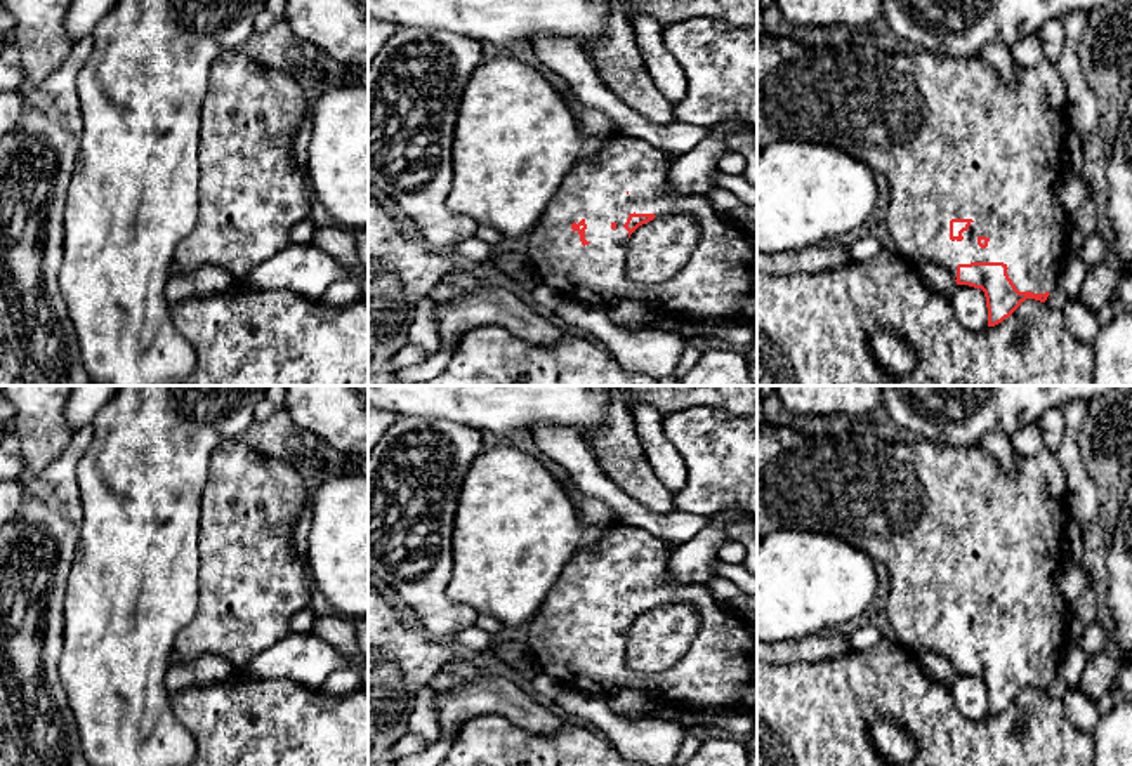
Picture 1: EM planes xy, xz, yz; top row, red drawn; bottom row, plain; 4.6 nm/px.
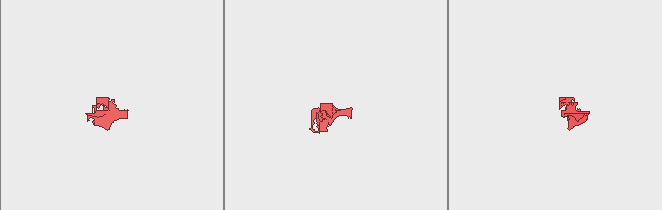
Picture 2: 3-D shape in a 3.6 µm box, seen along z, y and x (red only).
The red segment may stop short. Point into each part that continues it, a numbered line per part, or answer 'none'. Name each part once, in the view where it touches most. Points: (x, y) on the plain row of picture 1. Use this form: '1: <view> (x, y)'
1: yz (954, 530)

